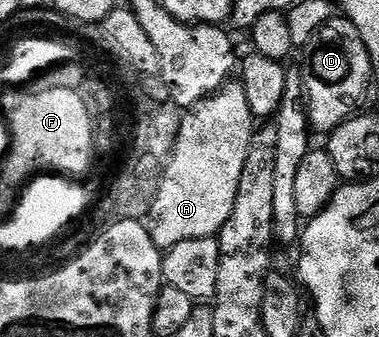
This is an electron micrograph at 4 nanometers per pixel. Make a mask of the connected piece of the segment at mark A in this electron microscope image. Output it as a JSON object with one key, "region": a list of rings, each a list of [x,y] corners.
{"region":[[[228,82],[212,96],[207,96],[183,112],[183,121],[177,134],[171,160],[163,171],[163,181],[157,190],[157,202],[153,202],[146,221],[149,234],[160,250],[177,246],[177,242],[189,242],[191,238],[218,237],[219,231],[233,214],[233,202],[237,202],[237,186],[241,186],[241,169],[249,155],[249,146],[257,131],[257,121],[249,110],[242,83]]]}

